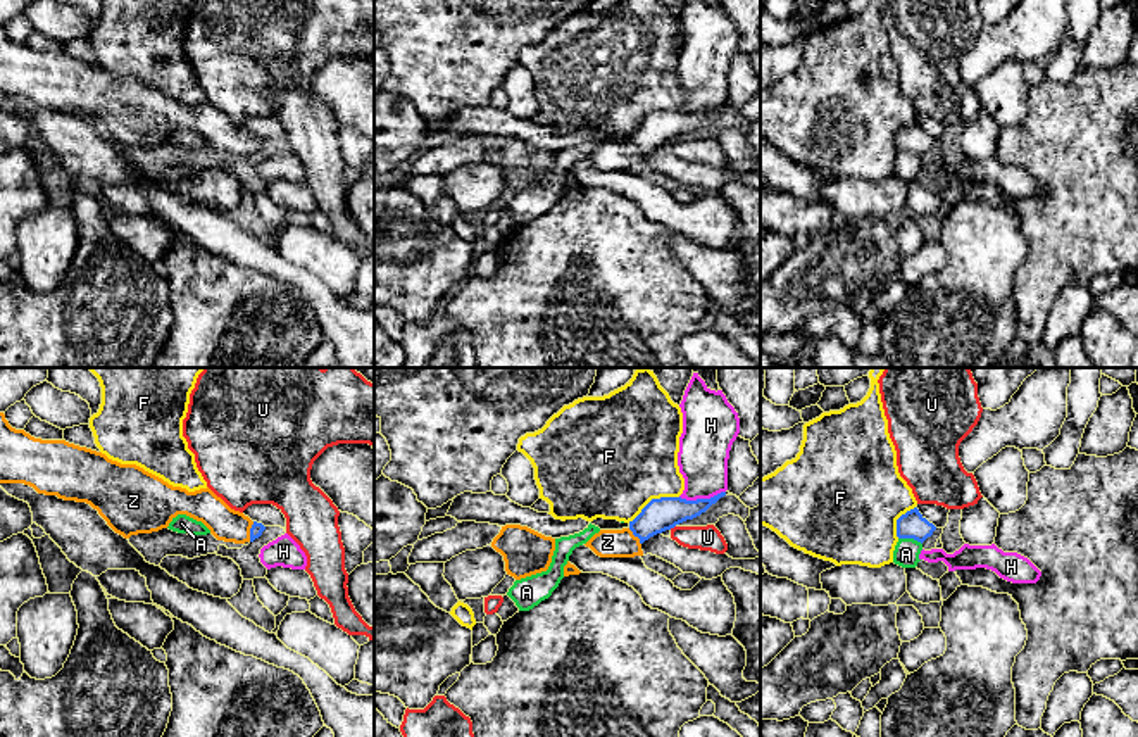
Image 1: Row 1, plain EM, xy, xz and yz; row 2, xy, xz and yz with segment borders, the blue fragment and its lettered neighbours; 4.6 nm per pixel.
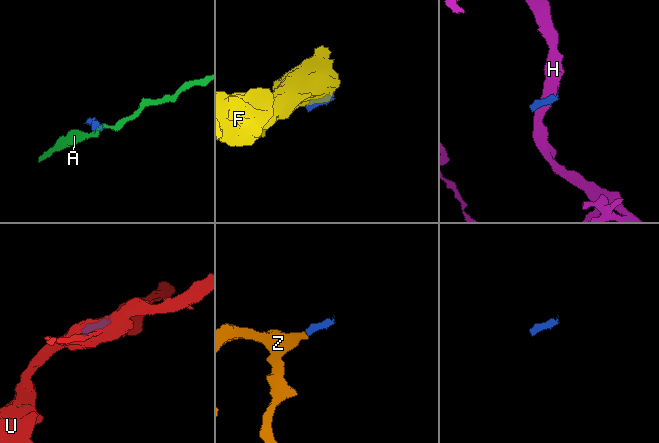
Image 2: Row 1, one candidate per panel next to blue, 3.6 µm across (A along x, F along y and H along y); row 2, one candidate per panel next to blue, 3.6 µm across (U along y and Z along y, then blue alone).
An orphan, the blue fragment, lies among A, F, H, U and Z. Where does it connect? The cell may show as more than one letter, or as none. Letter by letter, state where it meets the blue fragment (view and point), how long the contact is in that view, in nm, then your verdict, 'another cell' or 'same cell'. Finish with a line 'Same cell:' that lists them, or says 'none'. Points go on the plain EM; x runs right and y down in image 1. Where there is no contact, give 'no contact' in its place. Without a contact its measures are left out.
A: contact yz (911, 151); length 120 nm; another cell
F: contact xz (652, 113); length 260 nm; another cell
H: contact xz (702, 113); length 220 nm; another cell
U: contact xz (671, 140); length 40 nm; another cell
Z: contact xy (250, 145); length 100 nm; same cell
Same cell: Z

